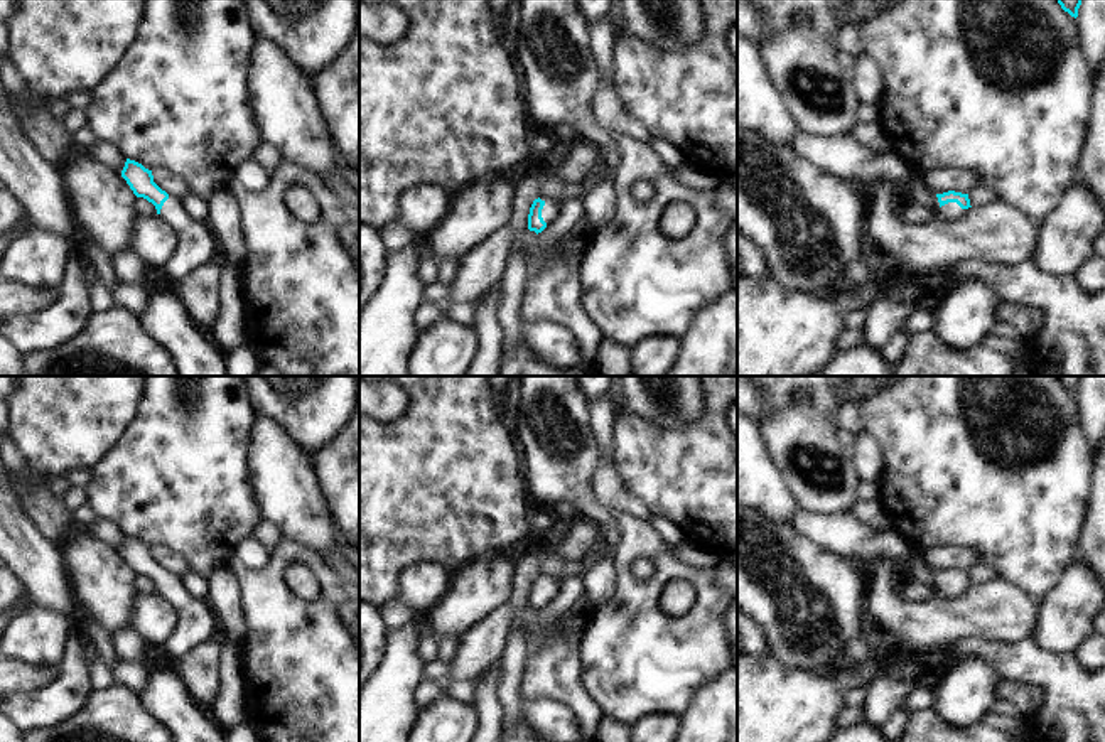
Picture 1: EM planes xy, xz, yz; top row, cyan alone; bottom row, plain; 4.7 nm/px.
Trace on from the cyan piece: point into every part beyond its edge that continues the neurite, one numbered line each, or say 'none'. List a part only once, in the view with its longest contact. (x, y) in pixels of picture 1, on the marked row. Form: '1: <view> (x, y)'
1: yz (952, 209)

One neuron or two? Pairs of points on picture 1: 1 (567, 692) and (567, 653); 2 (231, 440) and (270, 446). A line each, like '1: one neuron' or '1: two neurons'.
1: one neuron
2: two neurons

